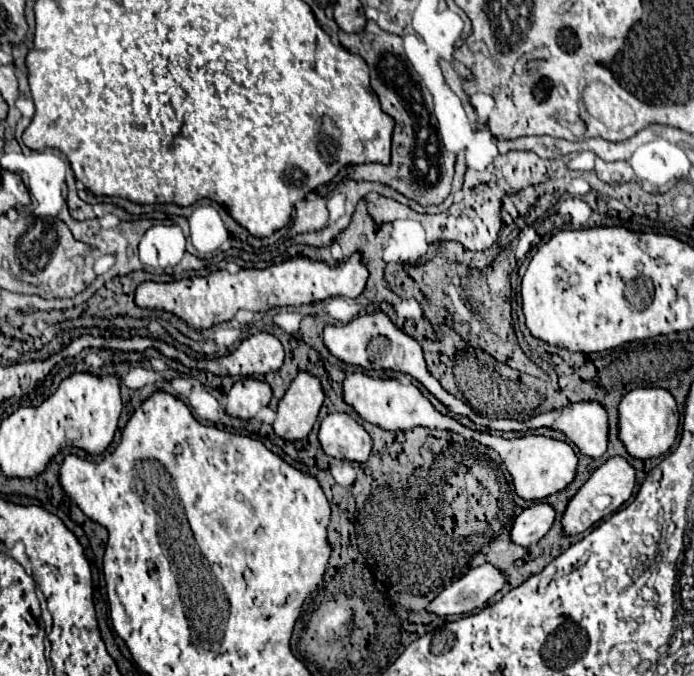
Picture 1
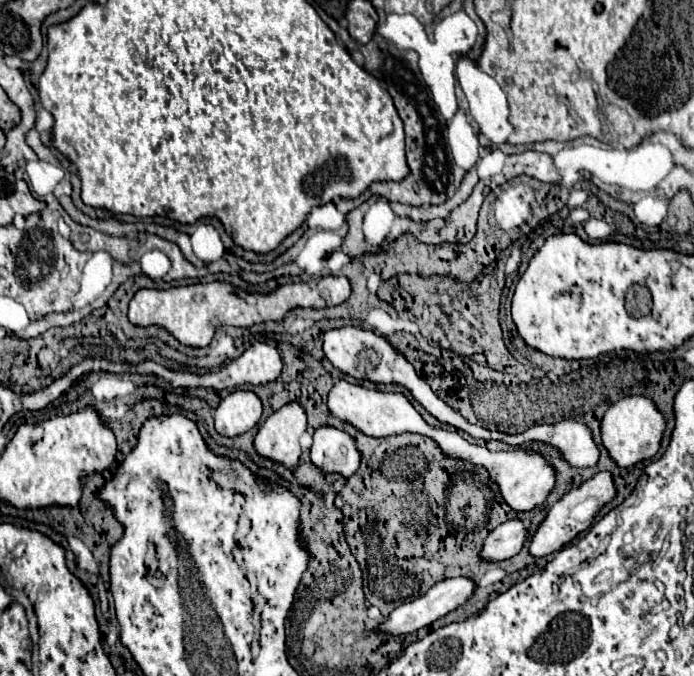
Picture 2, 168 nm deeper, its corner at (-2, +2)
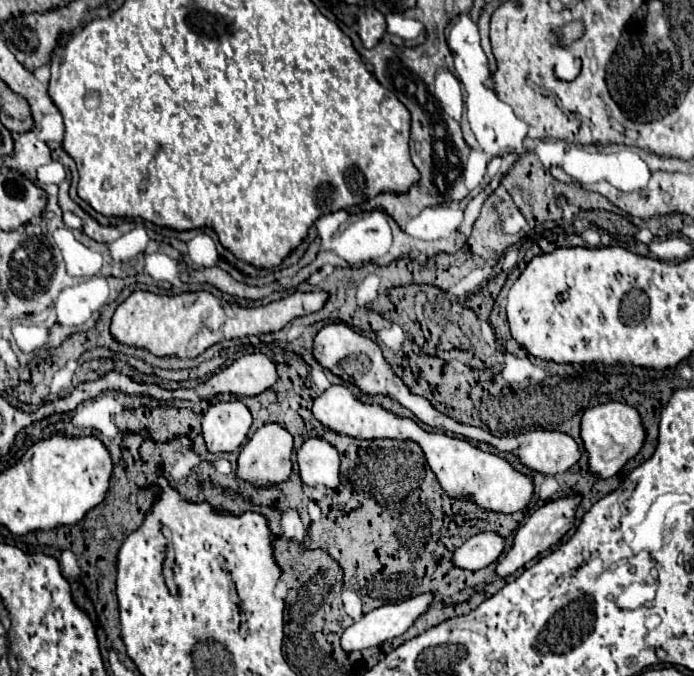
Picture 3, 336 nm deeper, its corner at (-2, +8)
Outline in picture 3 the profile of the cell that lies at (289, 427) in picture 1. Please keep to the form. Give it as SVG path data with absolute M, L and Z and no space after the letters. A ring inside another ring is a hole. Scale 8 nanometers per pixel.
M265 423L255 431L255 435L243 447L237 461L239 479L249 479L255 485L281 483L291 475L293 469L293 435L281 423Z

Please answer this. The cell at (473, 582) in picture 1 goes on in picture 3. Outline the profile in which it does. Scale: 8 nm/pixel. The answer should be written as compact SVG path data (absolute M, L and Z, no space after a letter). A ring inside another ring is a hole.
M429 591L429 593L421 593L417 597L411 597L411 599L405 599L401 603L391 603L391 605L383 605L379 609L373 609L369 611L367 615L363 615L359 621L355 621L351 627L345 629L343 637L341 637L341 647L345 651L359 651L359 649L367 649L367 647L375 647L375 645L381 645L385 641L391 641L399 635L403 635L419 615L423 615L429 605L433 603L435 595Z

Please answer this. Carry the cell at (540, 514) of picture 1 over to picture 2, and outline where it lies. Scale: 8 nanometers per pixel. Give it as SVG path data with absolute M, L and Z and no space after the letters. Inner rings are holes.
M517 519L507 521L507 523L495 527L487 535L483 547L479 549L479 557L487 563L505 561L521 551L523 543L525 543L525 535L527 535L527 531L521 521L517 521Z

